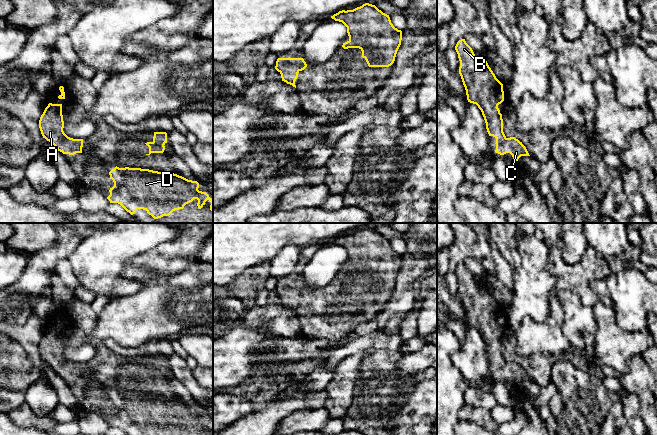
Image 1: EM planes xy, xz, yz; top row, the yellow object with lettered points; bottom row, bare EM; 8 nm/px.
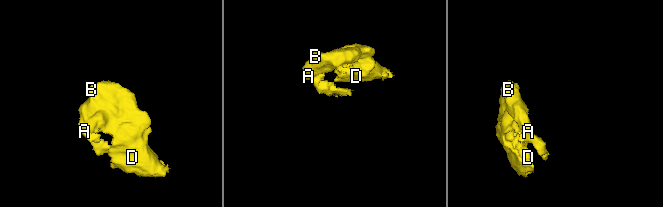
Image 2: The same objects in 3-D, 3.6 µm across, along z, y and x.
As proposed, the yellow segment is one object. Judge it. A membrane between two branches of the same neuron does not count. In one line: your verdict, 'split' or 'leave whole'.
leave whole

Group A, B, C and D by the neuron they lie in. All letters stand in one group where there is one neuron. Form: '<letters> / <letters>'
A B C D

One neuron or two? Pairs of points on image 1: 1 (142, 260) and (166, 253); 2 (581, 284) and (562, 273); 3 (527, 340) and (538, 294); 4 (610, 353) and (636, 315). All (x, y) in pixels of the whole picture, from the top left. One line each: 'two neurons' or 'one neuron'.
1: one neuron
2: one neuron
3: two neurons
4: two neurons

